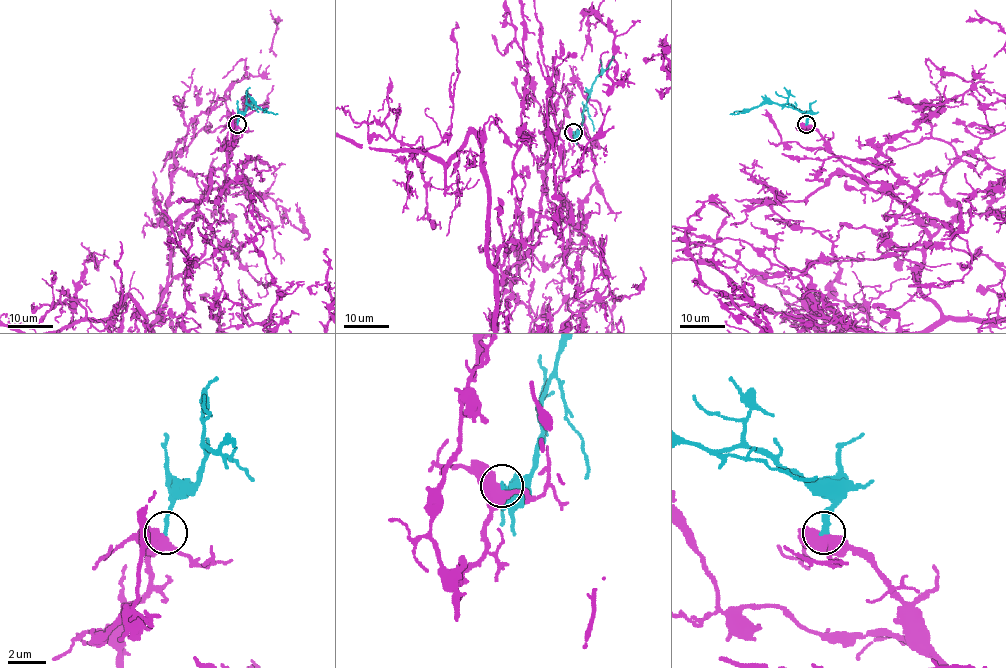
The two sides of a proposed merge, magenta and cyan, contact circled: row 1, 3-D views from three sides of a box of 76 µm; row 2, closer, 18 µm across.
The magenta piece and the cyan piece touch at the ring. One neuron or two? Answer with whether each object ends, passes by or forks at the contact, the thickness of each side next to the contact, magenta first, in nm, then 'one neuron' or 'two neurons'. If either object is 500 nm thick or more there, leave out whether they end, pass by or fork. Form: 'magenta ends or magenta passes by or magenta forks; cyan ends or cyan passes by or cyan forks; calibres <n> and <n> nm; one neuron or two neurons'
calibres 550 and 260 nm; one neuron

